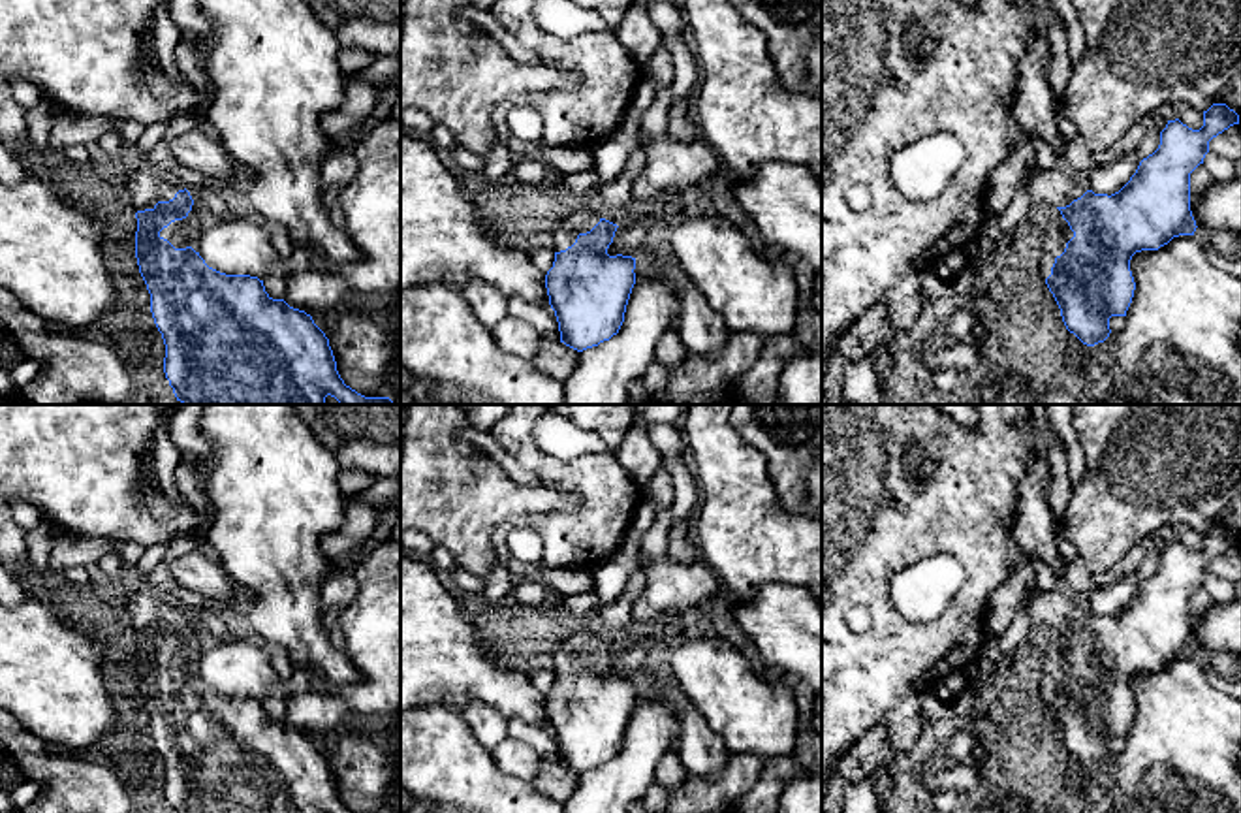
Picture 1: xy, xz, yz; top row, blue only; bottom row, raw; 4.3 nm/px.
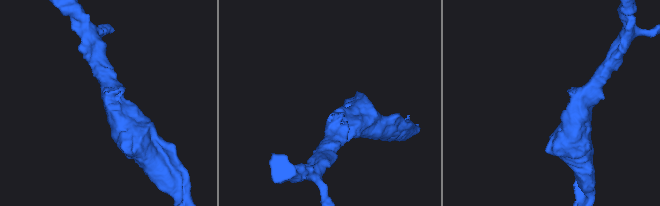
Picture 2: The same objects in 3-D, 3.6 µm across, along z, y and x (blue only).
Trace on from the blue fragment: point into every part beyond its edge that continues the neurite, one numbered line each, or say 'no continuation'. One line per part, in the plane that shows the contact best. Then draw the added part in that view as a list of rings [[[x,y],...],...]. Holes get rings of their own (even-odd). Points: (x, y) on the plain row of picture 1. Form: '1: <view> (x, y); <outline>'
1: xz (581, 642); [[[587,630],[573,632],[560,647],[558,653],[547,662],[555,674],[572,668],[579,655],[590,653],[598,644],[600,636]]]

